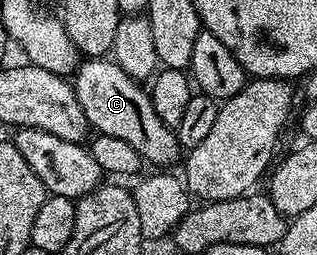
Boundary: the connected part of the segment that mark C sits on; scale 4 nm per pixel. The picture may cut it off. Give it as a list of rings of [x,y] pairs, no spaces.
[[[88,58],[81,63],[74,73],[71,86],[76,92],[78,106],[82,106],[82,114],[86,114],[89,129],[99,135],[110,138],[122,138],[138,150],[138,154],[148,163],[156,166],[172,166],[176,155],[182,152],[175,131],[158,118],[152,105],[152,97],[142,89],[141,81],[130,78],[122,66],[118,66],[111,58]]]

